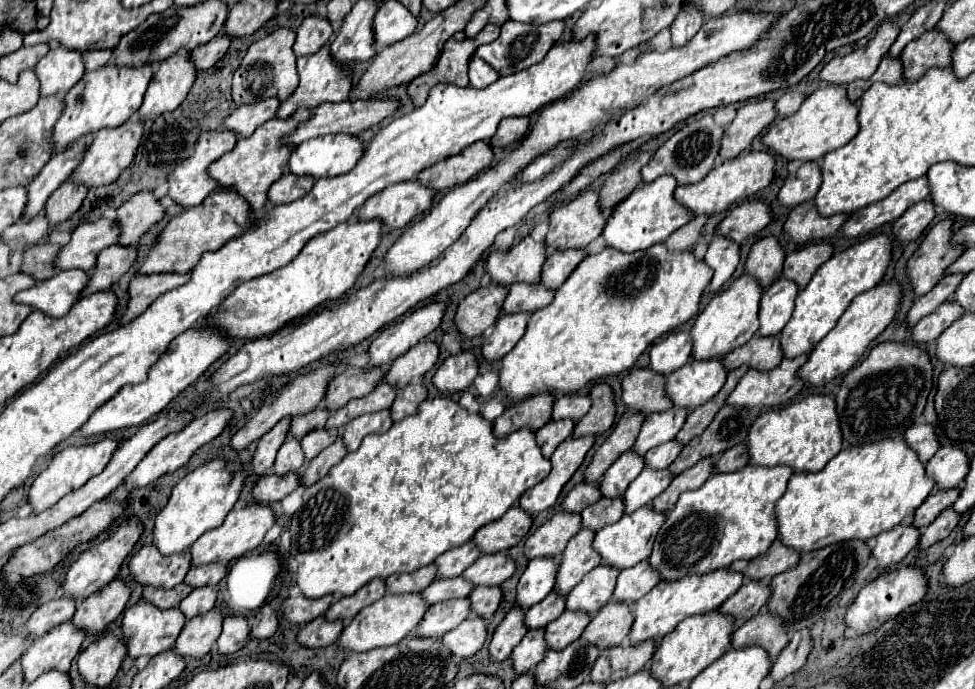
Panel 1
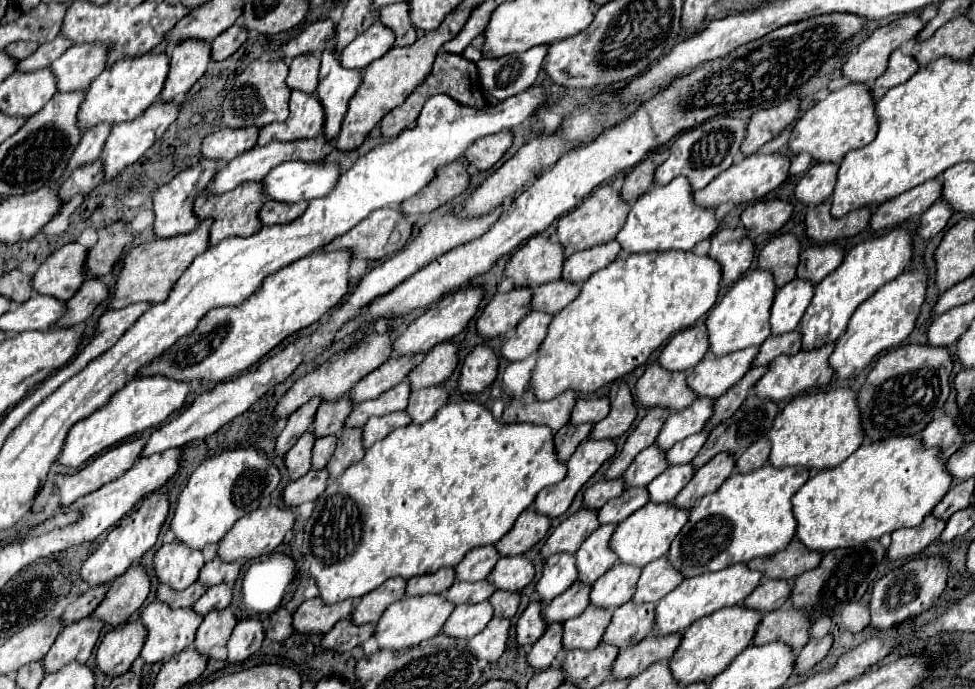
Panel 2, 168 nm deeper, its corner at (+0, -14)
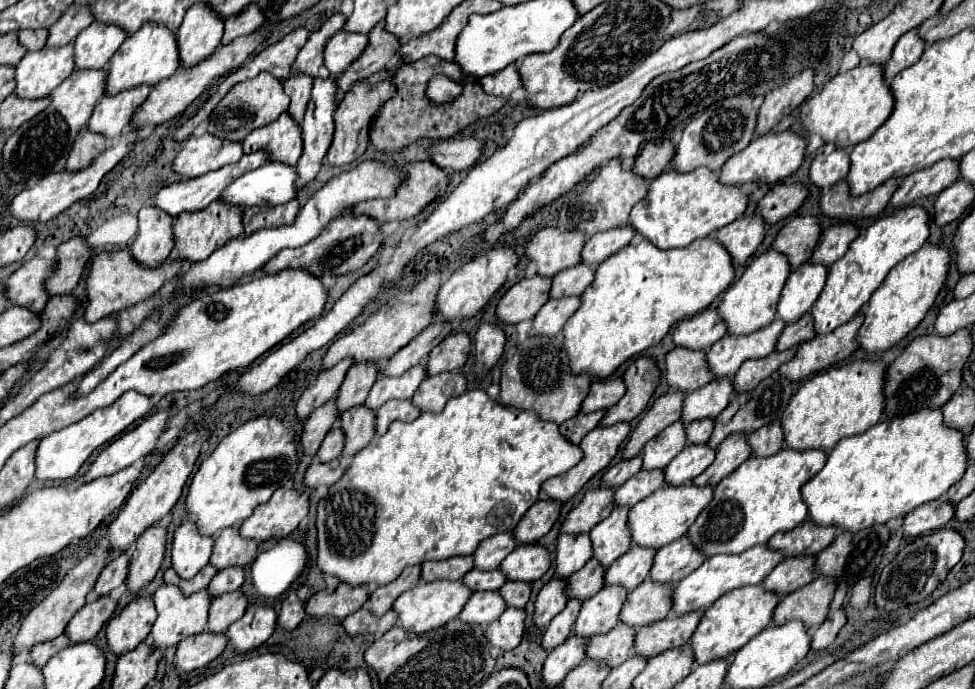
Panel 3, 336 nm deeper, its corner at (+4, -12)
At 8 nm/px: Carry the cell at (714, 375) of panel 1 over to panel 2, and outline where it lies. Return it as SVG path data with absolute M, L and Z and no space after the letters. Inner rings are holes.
M748 347L746 351L736 351L734 355L722 357L706 353L704 359L694 369L690 369L690 389L694 389L700 397L718 399L742 379L742 375L752 367L758 351L760 347Z

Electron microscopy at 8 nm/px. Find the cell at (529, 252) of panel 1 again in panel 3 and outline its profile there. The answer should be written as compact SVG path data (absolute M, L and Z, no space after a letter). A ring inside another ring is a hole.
M540 229L530 237L524 249L524 257L536 263L538 275L552 277L580 261L580 251L584 245L584 233L560 231L560 229Z

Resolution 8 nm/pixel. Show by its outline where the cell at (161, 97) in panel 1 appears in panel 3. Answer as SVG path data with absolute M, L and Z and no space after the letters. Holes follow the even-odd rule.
M202 3L190 7L184 15L184 21L176 33L180 69L190 69L210 57L222 39L222 25L218 17L210 17Z

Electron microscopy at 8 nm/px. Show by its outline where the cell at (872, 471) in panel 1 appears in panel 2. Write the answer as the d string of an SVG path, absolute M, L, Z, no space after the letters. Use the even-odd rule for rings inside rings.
M890 437L890 439L884 439L884 441L874 441L870 445L860 445L846 461L842 461L840 465L836 467L830 467L830 469L824 469L824 471L818 471L814 477L810 477L802 487L800 491L792 497L792 505L794 505L794 515L796 515L796 521L798 521L798 529L796 529L796 535L798 539L808 547L808 549L814 549L814 551L832 551L832 549L838 549L838 547L856 547L858 543L866 543L870 539L880 539L884 533L892 533L900 527L916 527L924 521L924 517L934 509L934 505L948 493L952 485L952 477L948 475L946 471L946 461L940 457L940 447L924 447L922 445L922 439L920 437Z

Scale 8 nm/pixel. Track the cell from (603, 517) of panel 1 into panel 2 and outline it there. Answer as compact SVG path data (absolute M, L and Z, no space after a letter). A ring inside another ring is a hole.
M646 487L626 489L620 497L610 499L610 503L606 503L598 511L598 519L602 525L604 523L622 523L626 517L630 517L640 507L644 507L648 501L650 501L650 495L648 495Z

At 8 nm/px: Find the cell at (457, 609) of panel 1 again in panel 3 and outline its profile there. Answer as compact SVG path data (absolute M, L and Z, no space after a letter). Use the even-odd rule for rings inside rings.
M496 591L472 593L472 597L462 607L458 621L468 625L488 625L490 621L496 621L504 609L506 609L506 603Z

